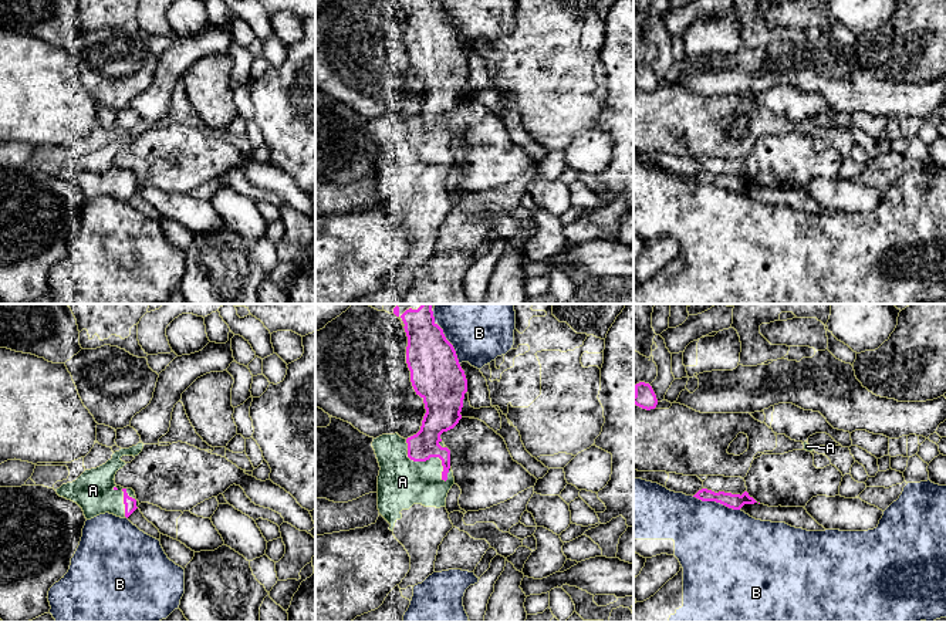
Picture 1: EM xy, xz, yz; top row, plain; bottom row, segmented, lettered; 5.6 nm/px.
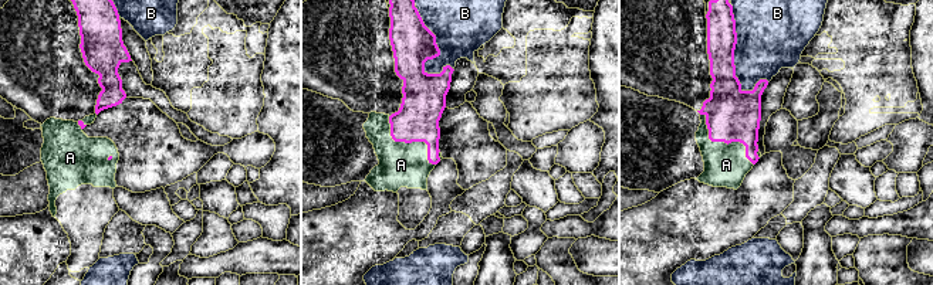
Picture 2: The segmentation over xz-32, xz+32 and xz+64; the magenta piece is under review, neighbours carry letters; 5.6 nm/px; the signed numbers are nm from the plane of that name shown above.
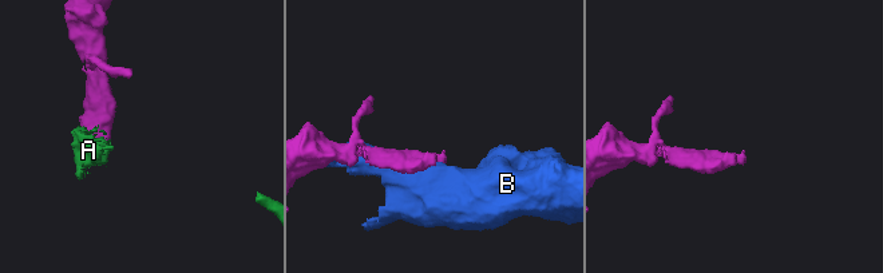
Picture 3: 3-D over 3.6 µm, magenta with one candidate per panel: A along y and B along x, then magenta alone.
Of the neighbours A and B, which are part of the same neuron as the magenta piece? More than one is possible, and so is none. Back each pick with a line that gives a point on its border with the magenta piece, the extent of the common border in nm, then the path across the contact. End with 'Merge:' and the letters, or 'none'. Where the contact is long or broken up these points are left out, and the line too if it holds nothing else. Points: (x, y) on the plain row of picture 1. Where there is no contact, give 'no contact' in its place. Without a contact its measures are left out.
Merge: none

